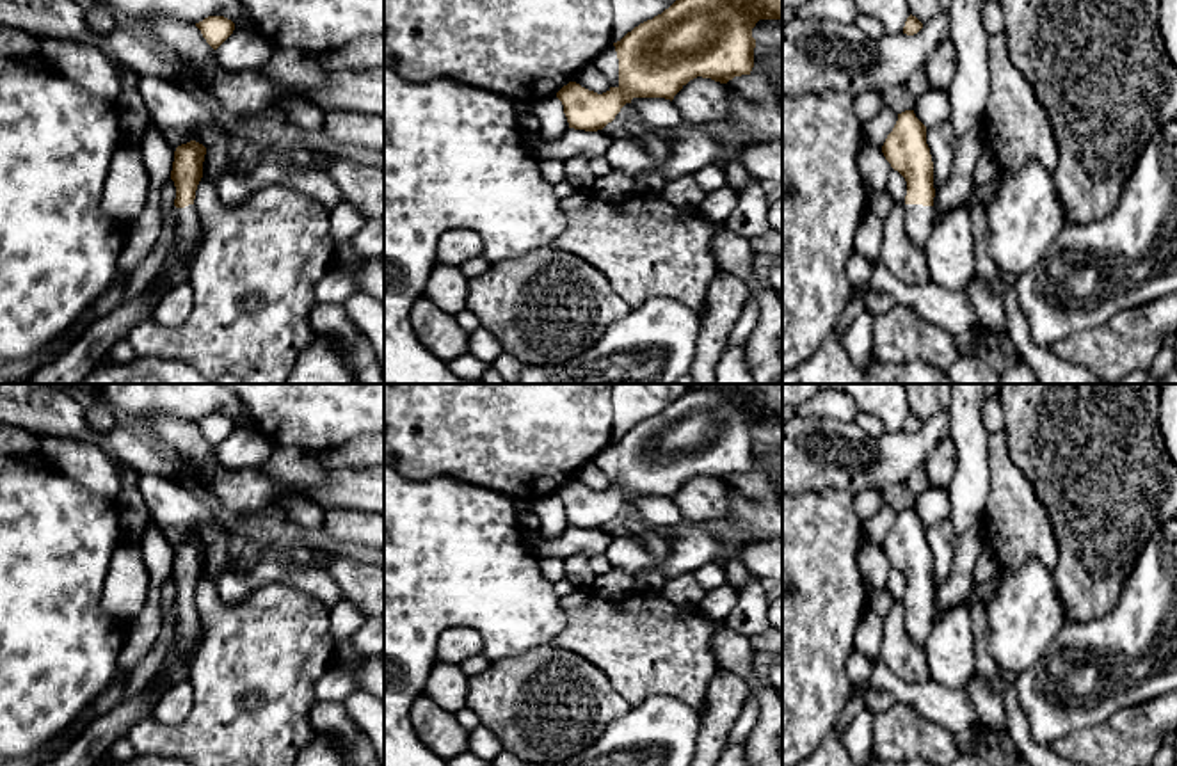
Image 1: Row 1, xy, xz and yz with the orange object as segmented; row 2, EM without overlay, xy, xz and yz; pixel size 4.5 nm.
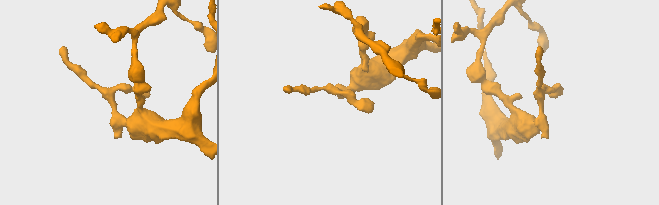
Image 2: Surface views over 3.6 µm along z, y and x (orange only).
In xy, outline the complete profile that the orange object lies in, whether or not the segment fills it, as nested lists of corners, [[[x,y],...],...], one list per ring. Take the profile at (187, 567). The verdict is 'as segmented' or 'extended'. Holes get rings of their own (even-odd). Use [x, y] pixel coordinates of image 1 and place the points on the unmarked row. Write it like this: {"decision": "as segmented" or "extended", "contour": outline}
{"decision": "extended", "contour": [[[196,539],[181,542],[174,549],[171,578],[176,585],[176,627],[169,650],[176,642],[194,636],[199,627],[199,613],[194,604],[196,588],[203,576],[206,546]]]}

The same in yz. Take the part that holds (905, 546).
{"decision": "extended", "contour": [[[914,508],[898,512],[898,519],[882,544],[882,551],[907,579],[905,627],[910,640],[923,647],[935,620],[935,586],[926,524],[916,515]]]}

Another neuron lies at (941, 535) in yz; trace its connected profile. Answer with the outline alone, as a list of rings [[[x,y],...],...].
[[[951,521],[926,524],[926,542],[933,560],[933,586],[939,590],[951,571],[955,560],[955,528]]]

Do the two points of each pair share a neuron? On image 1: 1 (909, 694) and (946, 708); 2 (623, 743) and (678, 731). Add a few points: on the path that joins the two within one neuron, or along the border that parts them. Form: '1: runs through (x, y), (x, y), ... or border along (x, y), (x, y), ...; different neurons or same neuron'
1: runs through (918, 695), (937, 702); same neuron
2: runs through (637, 743), (653, 743), (664, 733); same neuron

